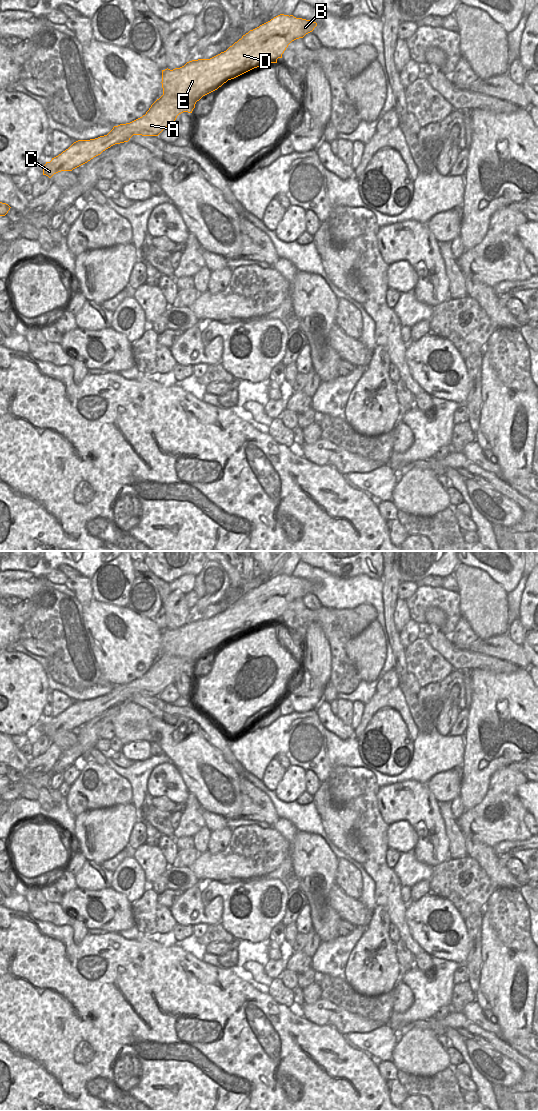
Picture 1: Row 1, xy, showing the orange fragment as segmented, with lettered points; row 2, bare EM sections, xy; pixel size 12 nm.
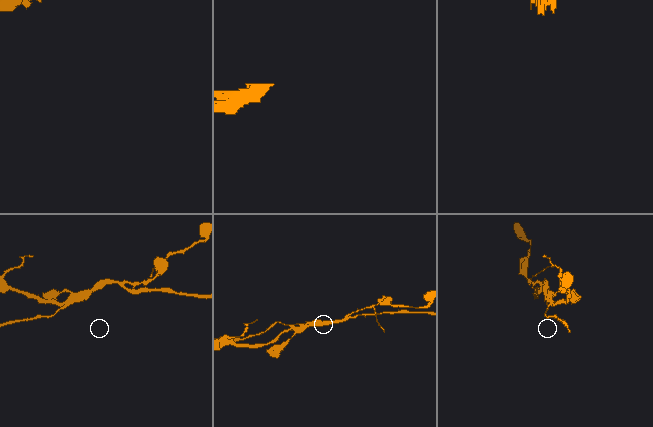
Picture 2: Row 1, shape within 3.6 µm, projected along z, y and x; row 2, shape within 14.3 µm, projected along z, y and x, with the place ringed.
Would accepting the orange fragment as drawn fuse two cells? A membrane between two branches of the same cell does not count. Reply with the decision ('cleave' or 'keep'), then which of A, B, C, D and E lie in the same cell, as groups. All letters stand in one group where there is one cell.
cleave; groups A B D E / C

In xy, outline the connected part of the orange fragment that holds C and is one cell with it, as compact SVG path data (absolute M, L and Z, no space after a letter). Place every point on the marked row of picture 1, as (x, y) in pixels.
M130 122L114 126L107 135L90 140L78 140L61 154L52 158L50 162L46 162L43 175L51 178L58 172L72 171L111 146L128 142L133 135L141 135L141 132L135 124Z

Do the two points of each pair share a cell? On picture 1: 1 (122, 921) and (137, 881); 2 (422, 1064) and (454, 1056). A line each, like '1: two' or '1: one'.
1: two
2: two

